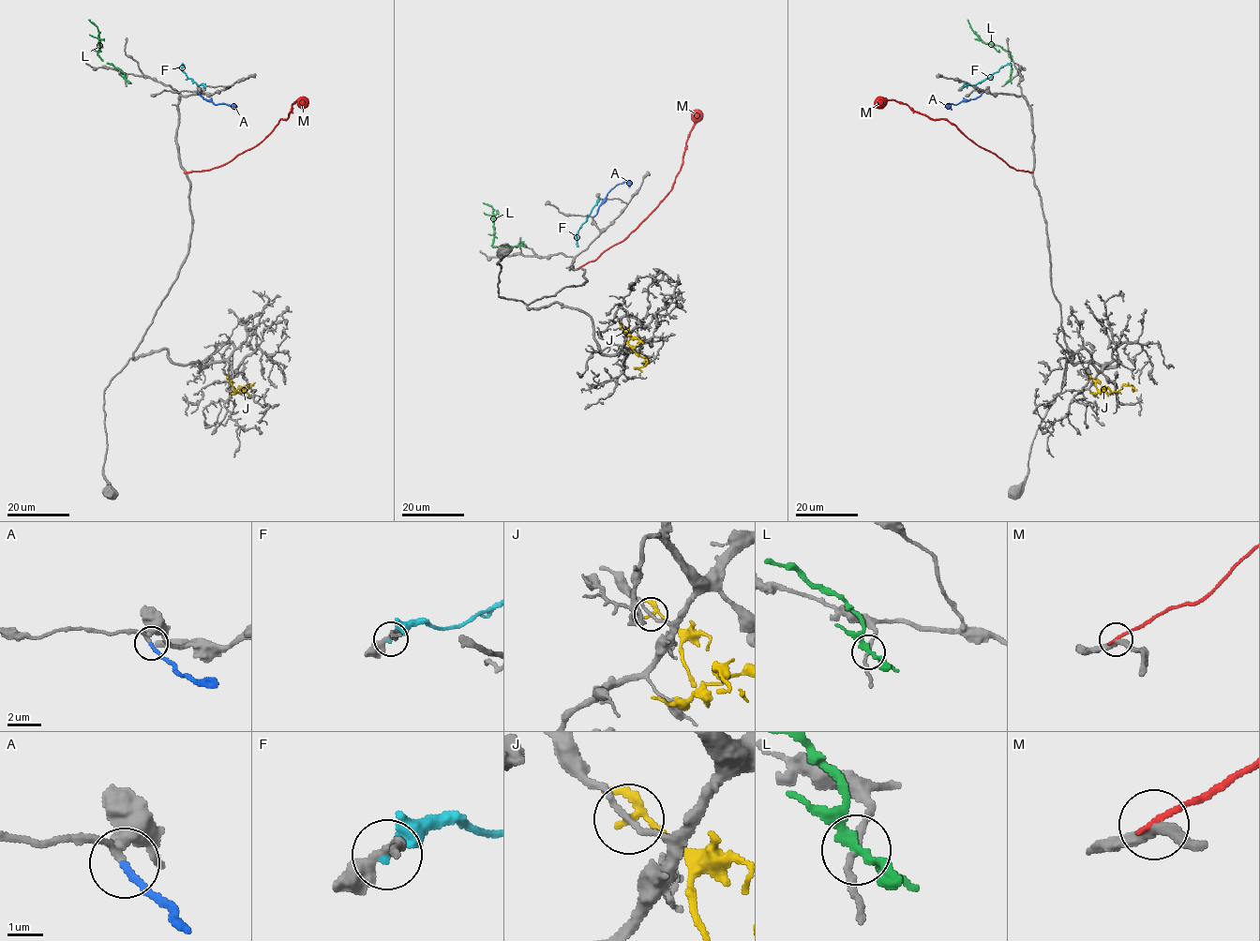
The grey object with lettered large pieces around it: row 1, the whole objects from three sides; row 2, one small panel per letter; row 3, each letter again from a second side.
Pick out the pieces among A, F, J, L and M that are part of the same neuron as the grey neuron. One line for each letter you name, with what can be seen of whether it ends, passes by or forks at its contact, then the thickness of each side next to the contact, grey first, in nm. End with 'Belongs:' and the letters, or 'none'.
A: it ends; calibres 190 and 180 nm
Belongs: A

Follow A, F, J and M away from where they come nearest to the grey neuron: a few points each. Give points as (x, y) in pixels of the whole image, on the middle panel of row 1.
A: (592, 216), (617, 185), (626, 182), (629, 186)
F: (599, 198), (577, 234), (578, 246)
J: (622, 324), (621, 328), (628, 334), (628, 343), (646, 359), (641, 366), (634, 368)
M: (579, 267), (594, 261), (623, 241), (670, 191), (682, 163), (687, 135), (697, 118), (697, 109)

